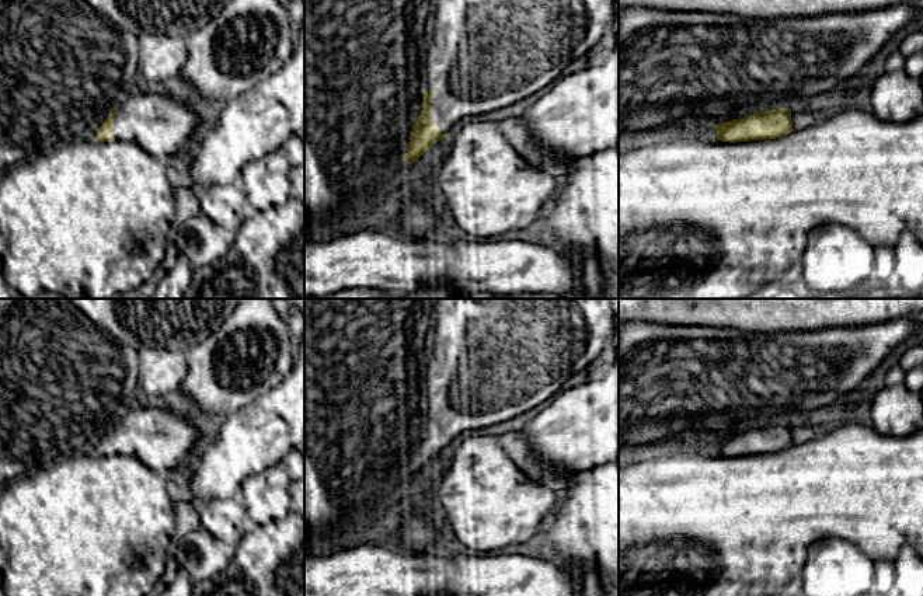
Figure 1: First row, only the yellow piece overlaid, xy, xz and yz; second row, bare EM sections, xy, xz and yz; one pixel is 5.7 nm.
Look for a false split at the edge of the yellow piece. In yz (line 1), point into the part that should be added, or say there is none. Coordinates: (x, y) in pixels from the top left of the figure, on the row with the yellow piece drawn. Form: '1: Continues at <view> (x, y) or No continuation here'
1: No continuation here

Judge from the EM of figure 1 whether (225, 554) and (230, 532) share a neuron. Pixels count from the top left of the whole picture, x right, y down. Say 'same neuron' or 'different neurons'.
different neurons

